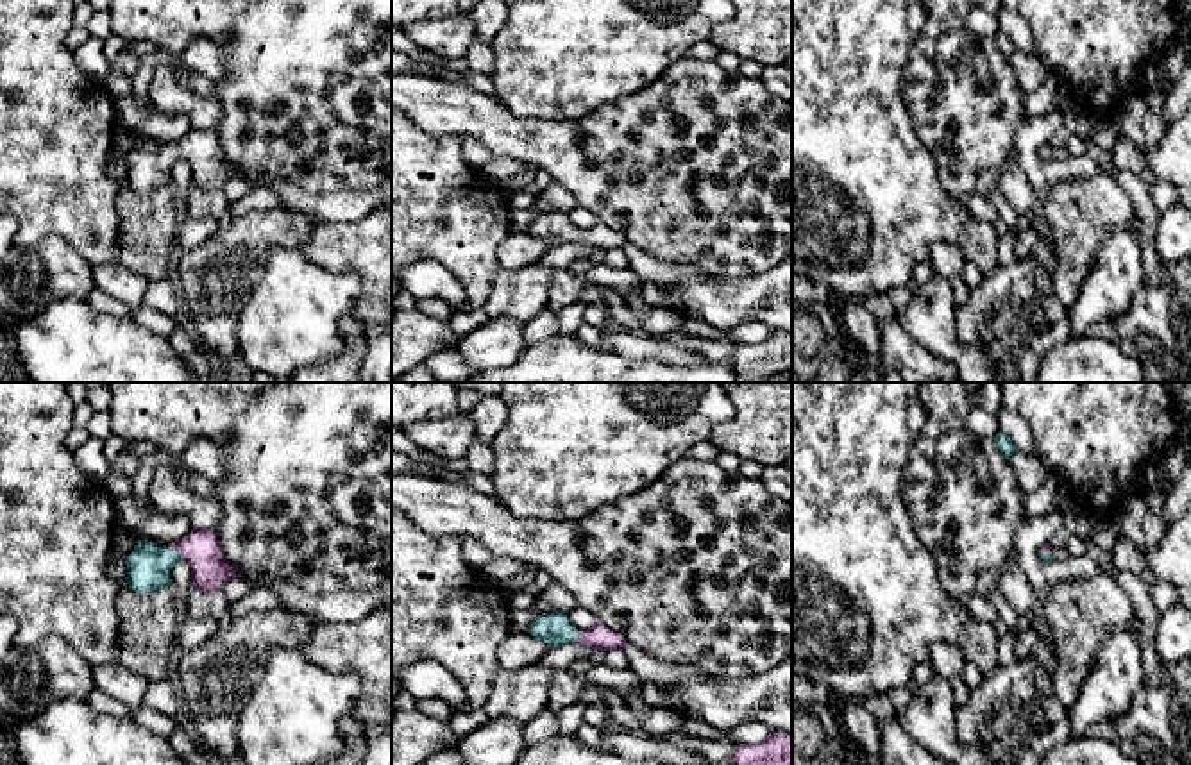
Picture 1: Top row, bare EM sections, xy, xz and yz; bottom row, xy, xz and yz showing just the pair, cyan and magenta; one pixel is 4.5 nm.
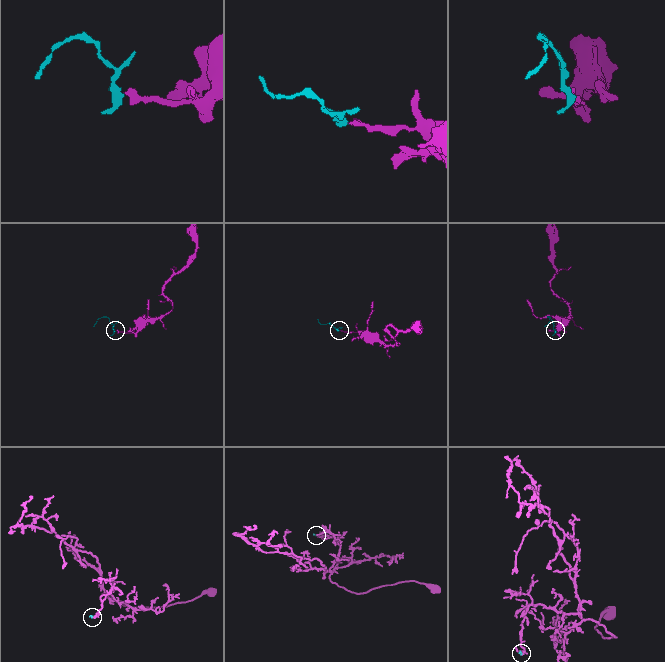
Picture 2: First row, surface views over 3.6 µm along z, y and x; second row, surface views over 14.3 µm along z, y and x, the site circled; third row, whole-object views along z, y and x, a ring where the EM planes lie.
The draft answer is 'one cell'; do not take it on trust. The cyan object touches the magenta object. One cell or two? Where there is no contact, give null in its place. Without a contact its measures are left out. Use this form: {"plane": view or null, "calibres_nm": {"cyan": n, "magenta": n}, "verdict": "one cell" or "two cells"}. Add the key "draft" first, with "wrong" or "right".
{"draft": "right", "plane": "xy", "calibres_nm": {"cyan": 190, "magenta": 170}, "verdict": "one cell"}

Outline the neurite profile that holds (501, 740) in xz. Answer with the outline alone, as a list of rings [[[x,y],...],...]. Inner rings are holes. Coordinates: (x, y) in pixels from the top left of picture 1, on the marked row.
[[[494,719],[465,735],[456,752],[467,765],[511,765],[526,747],[524,724],[515,719]]]

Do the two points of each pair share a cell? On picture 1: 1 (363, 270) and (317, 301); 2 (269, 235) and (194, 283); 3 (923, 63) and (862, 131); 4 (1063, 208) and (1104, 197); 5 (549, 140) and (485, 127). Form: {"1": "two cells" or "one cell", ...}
{"1": "two cells", "2": "one cell", "3": "two cells", "4": "one cell", "5": "one cell"}

